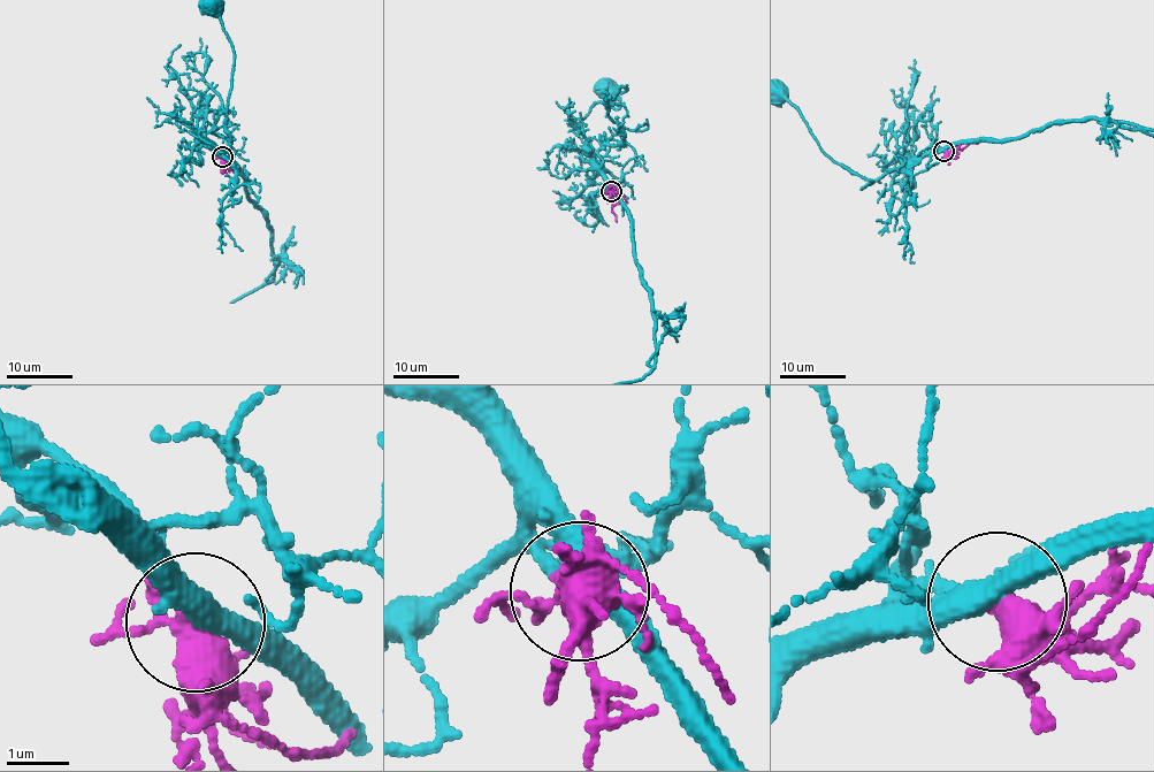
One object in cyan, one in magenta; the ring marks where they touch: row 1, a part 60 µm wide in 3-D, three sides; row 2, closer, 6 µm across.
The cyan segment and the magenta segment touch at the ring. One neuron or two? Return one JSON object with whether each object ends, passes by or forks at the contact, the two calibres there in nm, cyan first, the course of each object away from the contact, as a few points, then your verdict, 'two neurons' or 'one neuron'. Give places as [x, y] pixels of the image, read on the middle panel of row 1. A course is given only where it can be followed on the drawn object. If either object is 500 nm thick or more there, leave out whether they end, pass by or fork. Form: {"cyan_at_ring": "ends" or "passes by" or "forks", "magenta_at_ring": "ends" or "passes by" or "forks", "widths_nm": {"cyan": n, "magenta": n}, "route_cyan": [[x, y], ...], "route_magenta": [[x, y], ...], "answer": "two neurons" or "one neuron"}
{"cyan_at_ring": "passes by", "magenta_at_ring": "forks", "widths_nm": {"cyan": 400, "magenta": 360}, "route_cyan": [[610, 189], [580, 127], [596, 104], [616, 108], [617, 90], [628, 89], [624, 93], [604, 91]], "route_magenta": [[610, 191], [617, 221]], "answer": "one neuron"}

